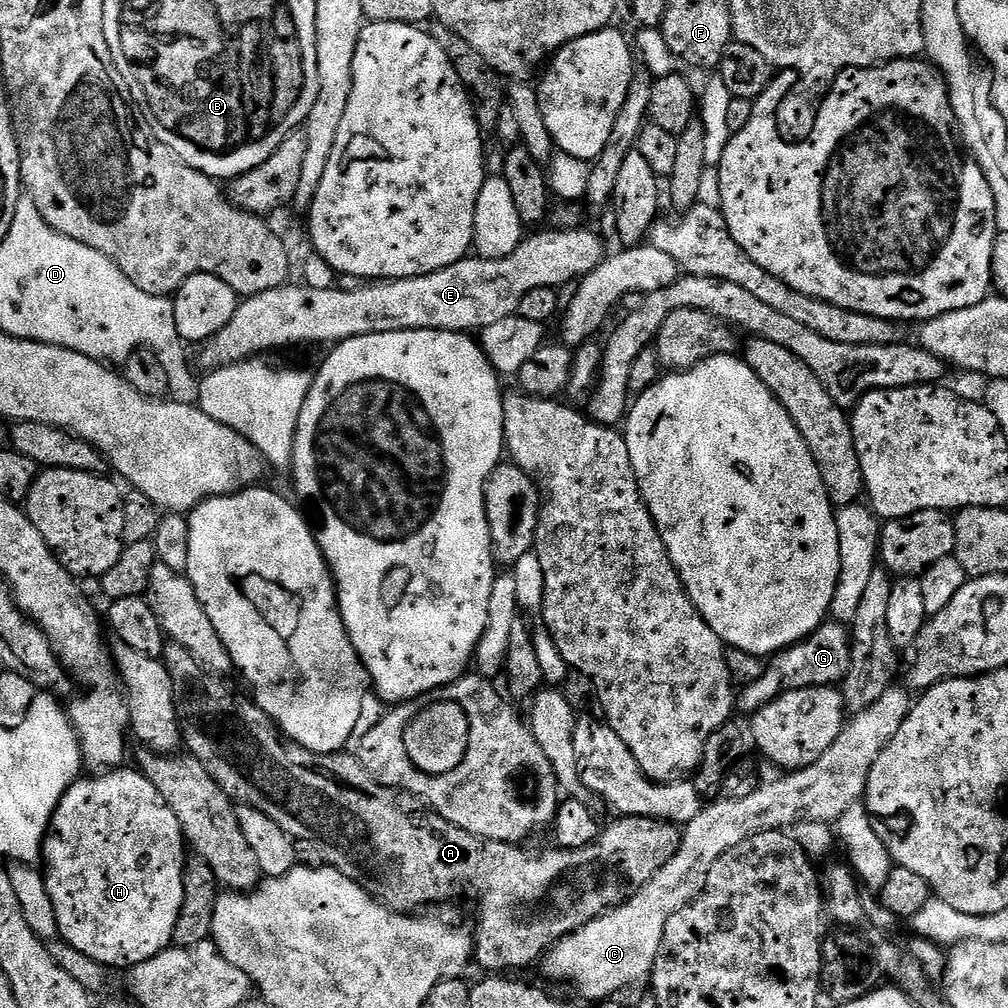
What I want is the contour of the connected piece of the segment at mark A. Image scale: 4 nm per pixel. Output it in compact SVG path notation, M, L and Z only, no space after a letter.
M168 642L165 643L162 659L170 674L170 682L174 682L174 702L176 703L176 713L180 719L180 735L183 743L186 748L188 744L187 751L194 758L198 758L198 762L202 762L202 766L206 766L210 778L214 778L214 782L218 782L218 786L222 786L224 793L233 802L237 805L249 804L251 808L262 810L262 814L274 818L274 822L278 822L278 826L282 826L282 830L286 830L286 834L290 834L297 841L309 840L310 843L317 844L328 855L327 863L331 867L339 868L342 874L346 874L346 878L358 882L367 892L376 897L379 903L385 904L394 912L412 914L417 910L427 909L424 908L427 904L440 904L443 900L456 900L459 896L484 896L484 913L480 916L480 925L474 928L474 960L477 965L480 963L482 967L489 968L492 971L489 973L504 974L507 973L504 972L507 968L528 968L535 960L537 963L544 953L549 948L554 947L559 940L566 938L574 930L586 926L586 922L594 922L600 919L602 914L609 912L610 909L618 907L619 904L625 904L635 892L642 890L642 886L646 886L646 882L650 882L650 878L654 878L654 874L658 874L658 870L662 866L666 866L666 862L670 862L670 858L674 858L674 854L680 846L682 832L677 825L669 824L667 820L655 820L641 816L616 818L616 821L609 828L607 825L601 831L600 839L594 841L590 846L582 846L578 850L551 846L552 848L546 849L545 852L527 852L524 846L520 844L507 844L497 840L479 840L474 834L446 822L446 818L437 816L431 810L420 812L421 805L419 803L408 802L412 804L404 805L405 797L397 789L379 784L361 766L355 755L349 754L347 751L318 754L306 750L301 744L285 739L280 729L276 727L276 723L256 705L255 699L249 698L247 695L245 695L246 697L239 696L227 684L229 681L225 677L207 672L190 654L190 650L186 650L173 642Z

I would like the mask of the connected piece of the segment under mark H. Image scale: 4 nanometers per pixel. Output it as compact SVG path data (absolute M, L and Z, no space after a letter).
M121 766L104 770L99 774L88 774L92 776L86 777L87 775L85 775L83 778L73 780L52 814L48 835L44 838L42 853L42 875L46 882L46 890L50 894L50 902L54 902L54 914L58 918L60 927L59 939L74 946L74 950L82 950L82 954L86 954L86 958L94 958L94 962L103 964L109 970L115 970L115 968L130 970L135 964L146 962L169 947L172 944L174 926L178 922L178 910L182 910L184 901L182 874L186 859L186 841L182 834L182 826L178 822L178 818L174 818L174 810L170 810L170 806L166 806L166 798L162 798L162 794L158 794L158 790L154 790L154 782L147 780L144 773L135 767L132 767L133 769L128 767Z

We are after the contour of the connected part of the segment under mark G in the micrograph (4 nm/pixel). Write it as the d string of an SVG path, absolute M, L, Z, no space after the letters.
M825 622L816 628L804 640L800 640L796 644L792 644L788 648L783 648L781 652L775 653L771 657L770 663L765 667L762 678L758 678L758 682L750 682L743 685L739 689L736 697L736 708L739 711L754 714L758 710L762 710L770 702L774 702L782 694L786 694L790 690L806 690L807 688L830 688L833 686L843 685L846 674L852 668L852 634L851 631L843 623Z

